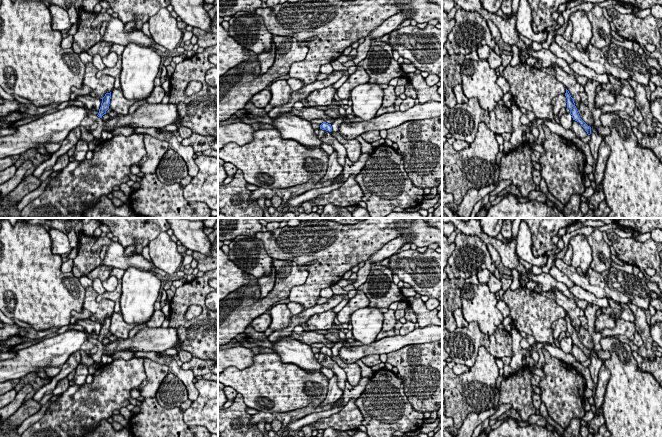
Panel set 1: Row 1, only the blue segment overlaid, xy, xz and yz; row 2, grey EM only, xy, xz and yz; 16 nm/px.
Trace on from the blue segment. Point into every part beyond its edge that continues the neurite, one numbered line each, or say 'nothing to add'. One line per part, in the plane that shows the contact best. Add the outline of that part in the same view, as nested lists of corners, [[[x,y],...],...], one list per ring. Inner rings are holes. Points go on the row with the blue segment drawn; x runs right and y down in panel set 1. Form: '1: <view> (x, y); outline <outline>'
nothing to add

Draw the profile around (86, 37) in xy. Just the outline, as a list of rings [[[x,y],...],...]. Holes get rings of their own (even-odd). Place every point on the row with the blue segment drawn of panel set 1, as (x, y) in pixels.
[[[83,10],[78,14],[78,29],[73,35],[72,49],[79,55],[82,52],[87,52],[97,42],[101,41],[101,36],[98,34],[100,28],[91,28],[91,24],[96,18],[97,13],[89,13]]]

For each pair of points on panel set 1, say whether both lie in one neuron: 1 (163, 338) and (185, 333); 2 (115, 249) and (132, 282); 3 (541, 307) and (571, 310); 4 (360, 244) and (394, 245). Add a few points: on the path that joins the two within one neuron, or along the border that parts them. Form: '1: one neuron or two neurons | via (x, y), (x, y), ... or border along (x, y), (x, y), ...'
1: two neurons | border along (168, 326), (178, 336), (172, 347)
2: two neurons | border along (125, 269), (137, 267), (141, 270), (149, 271)
3: two neurons | border along (554, 300), (566, 312)
4: two neurons | border along (398, 236), (386, 242), (368, 259)

